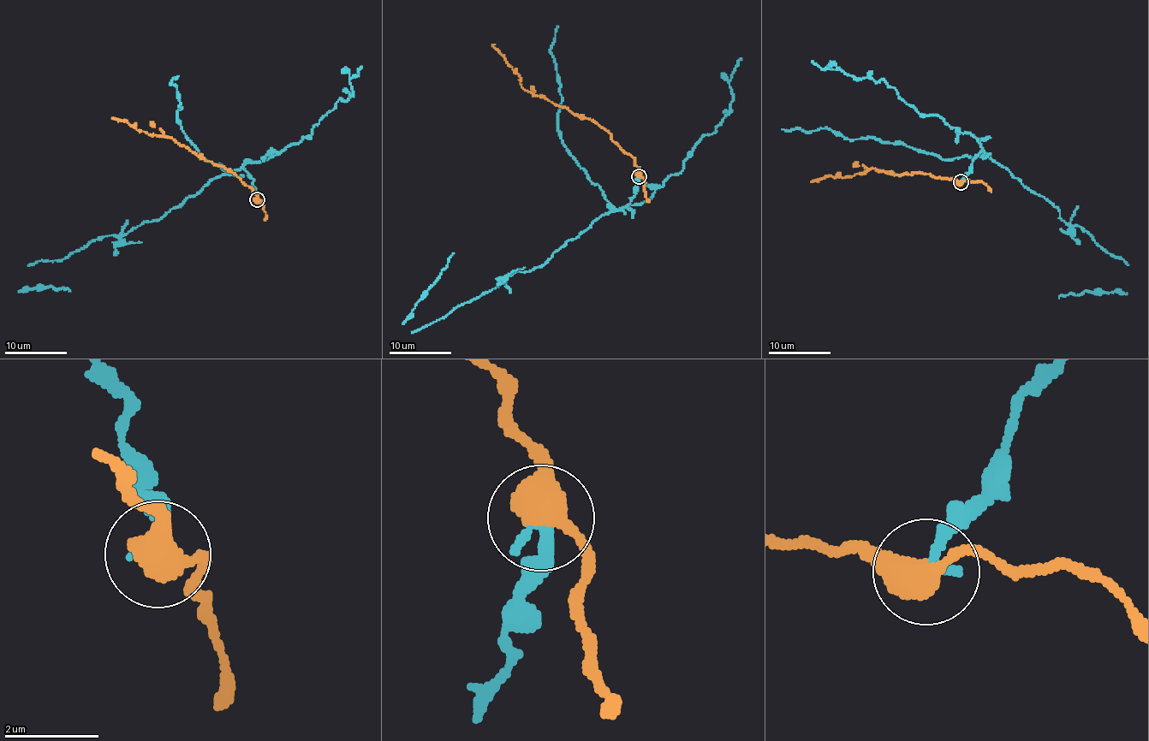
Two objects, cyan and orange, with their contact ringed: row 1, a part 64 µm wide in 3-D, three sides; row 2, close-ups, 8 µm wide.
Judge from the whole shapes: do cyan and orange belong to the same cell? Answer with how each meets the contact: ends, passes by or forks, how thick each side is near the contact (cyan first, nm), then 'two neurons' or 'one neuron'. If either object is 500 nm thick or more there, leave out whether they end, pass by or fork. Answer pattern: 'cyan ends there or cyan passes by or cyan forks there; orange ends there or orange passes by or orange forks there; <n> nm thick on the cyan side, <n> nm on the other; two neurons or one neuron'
260 nm thick on the cyan side, 550 nm on the other; two neurons

